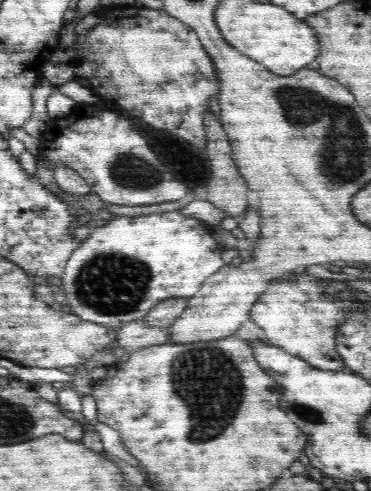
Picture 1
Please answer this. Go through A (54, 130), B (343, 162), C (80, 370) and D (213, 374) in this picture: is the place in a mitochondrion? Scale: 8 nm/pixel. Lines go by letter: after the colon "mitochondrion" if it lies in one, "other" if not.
A: other
B: mitochondrion
C: other
D: mitochondrion

